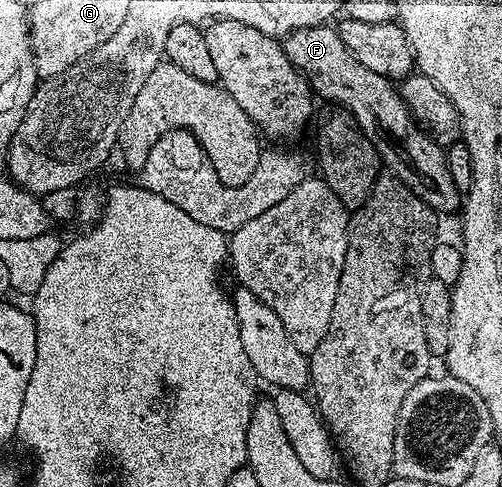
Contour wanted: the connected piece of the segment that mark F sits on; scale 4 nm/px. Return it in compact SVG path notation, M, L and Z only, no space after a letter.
M333 25L300 28L284 39L284 49L288 60L292 60L294 67L309 80L310 89L319 99L327 98L330 104L337 104L348 110L358 121L368 140L372 140L381 165L389 173L395 174L405 186L412 188L412 192L416 192L420 200L427 202L435 212L442 213L443 210L444 213L450 214L454 209L454 213L459 209L460 192L448 172L445 149L437 146L430 139L429 134L419 126L416 119L410 115L410 109L404 104L399 87L391 79L380 76L380 72L372 72L372 68L364 68L364 64L360 64L360 60L356 60L356 56L348 52L348 48L340 40L337 29Z

